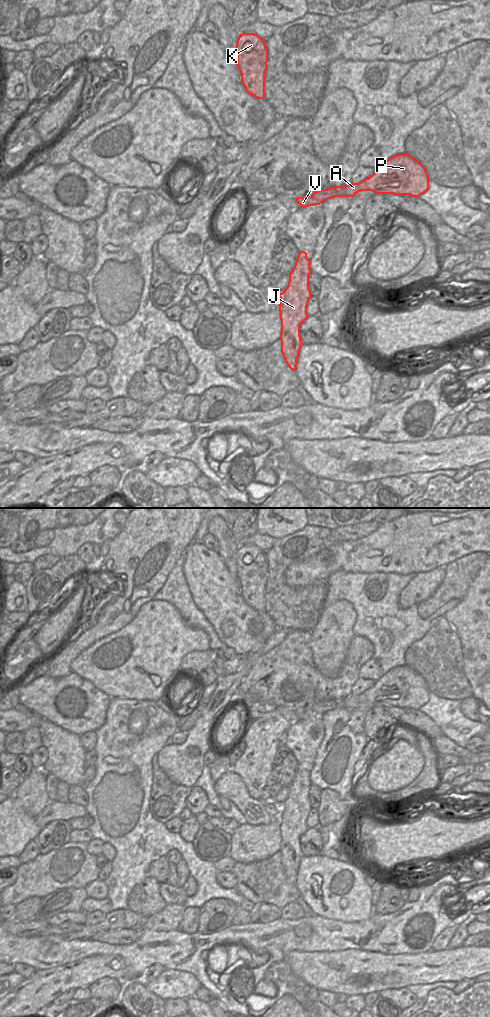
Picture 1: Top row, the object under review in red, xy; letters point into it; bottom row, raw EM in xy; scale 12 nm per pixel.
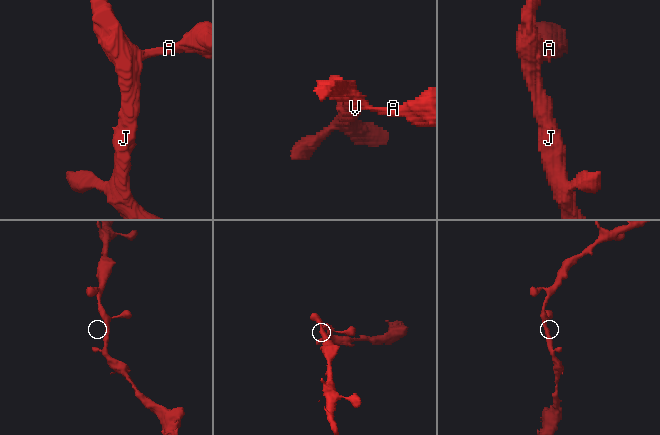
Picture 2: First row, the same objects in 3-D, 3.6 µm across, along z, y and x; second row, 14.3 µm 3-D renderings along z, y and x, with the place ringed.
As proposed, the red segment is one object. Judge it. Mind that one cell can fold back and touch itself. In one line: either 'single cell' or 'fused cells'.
single cell

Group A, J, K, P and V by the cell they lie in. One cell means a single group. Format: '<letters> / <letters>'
A J K P V

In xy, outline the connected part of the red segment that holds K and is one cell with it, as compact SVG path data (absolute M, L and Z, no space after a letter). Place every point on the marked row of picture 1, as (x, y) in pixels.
M242 33L236 42L237 68L246 92L257 99L265 98L265 72L268 49L265 40L254 33Z

